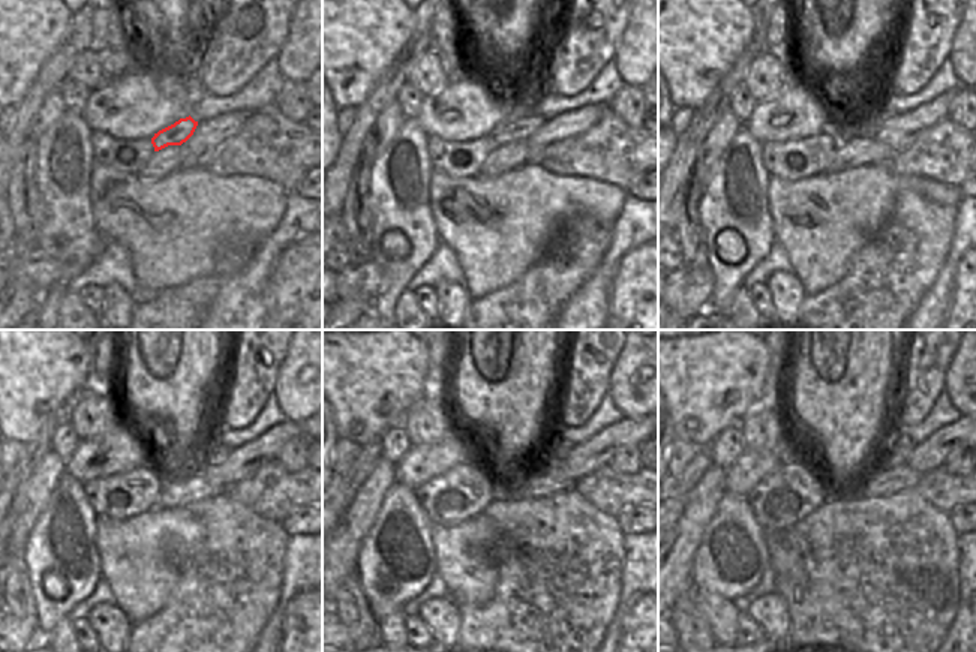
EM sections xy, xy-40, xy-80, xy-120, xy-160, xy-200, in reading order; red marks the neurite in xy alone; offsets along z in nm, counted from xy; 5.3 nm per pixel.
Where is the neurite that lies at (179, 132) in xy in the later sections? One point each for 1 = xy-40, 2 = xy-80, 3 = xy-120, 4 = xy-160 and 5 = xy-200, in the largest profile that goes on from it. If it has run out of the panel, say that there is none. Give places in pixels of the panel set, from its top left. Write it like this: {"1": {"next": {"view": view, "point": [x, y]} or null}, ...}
{"1": {"next": {"view": "xy-40", "point": [522, 128]}}, "2": {"next": {"view": "xy-80", "point": [865, 123]}}, "3": {"next": {"view": "xy-120", "point": [197, 463]}}, "4": {"next": {"view": "xy-160", "point": [556, 453]}}, "5": {"next": {"view": "xy-200", "point": [900, 448]}}}

